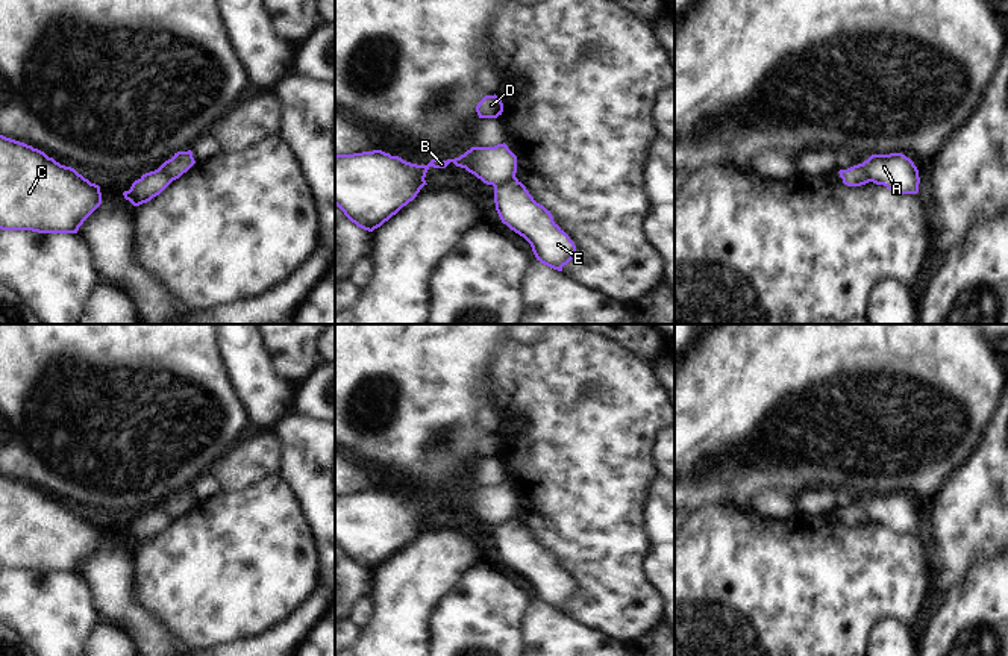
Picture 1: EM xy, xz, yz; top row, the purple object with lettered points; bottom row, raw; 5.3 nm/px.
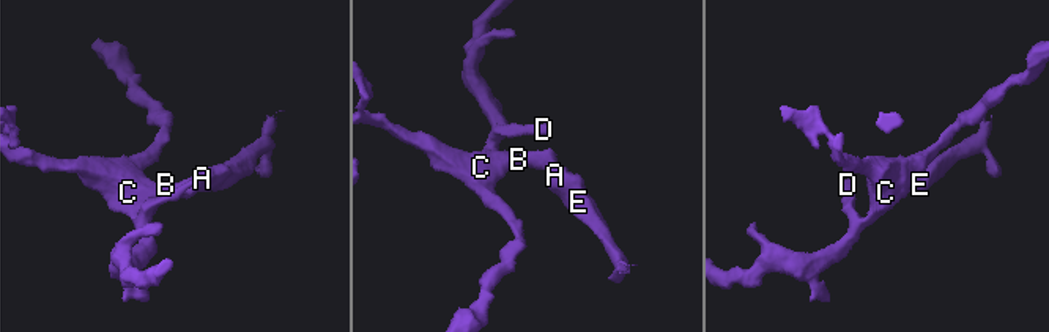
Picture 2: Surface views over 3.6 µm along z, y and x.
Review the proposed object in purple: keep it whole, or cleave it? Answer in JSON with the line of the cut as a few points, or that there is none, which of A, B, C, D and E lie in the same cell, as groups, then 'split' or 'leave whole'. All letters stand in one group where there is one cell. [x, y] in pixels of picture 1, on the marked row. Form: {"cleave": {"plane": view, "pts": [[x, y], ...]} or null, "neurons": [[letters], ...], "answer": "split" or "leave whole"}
{"cleave": {"plane": "xz", "pts": [[516, 178], [494, 187]]}, "neurons": [["A", "E"], ["B", "C", "D"]], "answer": "split"}

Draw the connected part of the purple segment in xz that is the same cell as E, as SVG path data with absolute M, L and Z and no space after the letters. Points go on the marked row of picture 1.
M517 177L494 186L494 203L502 223L531 244L537 261L562 271L573 259L574 242Z

